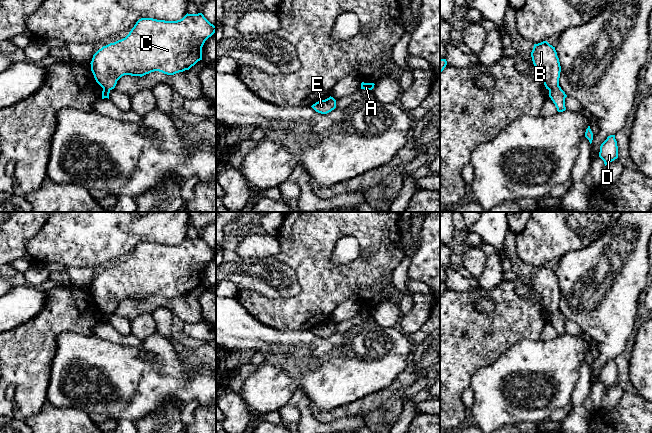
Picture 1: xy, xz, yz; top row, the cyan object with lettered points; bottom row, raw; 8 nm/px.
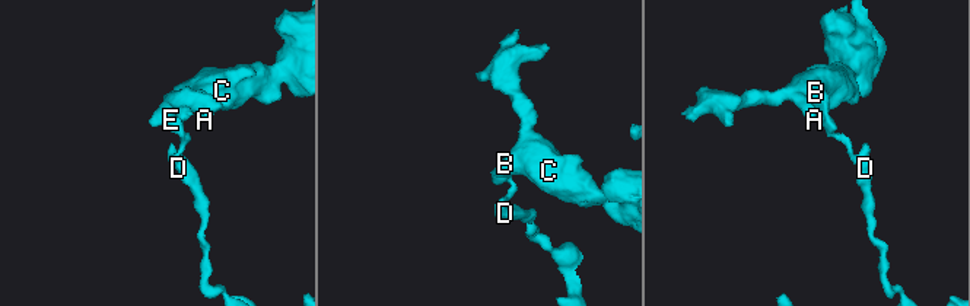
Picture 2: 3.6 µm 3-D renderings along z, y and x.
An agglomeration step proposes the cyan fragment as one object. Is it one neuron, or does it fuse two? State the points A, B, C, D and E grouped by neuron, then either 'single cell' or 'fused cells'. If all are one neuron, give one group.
A B C / D E; fused cells

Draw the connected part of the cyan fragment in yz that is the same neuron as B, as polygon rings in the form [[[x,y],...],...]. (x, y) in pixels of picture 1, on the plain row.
[[[547,265],[534,268],[531,281],[534,290],[541,296],[546,313],[558,311],[561,290],[555,271]]]

